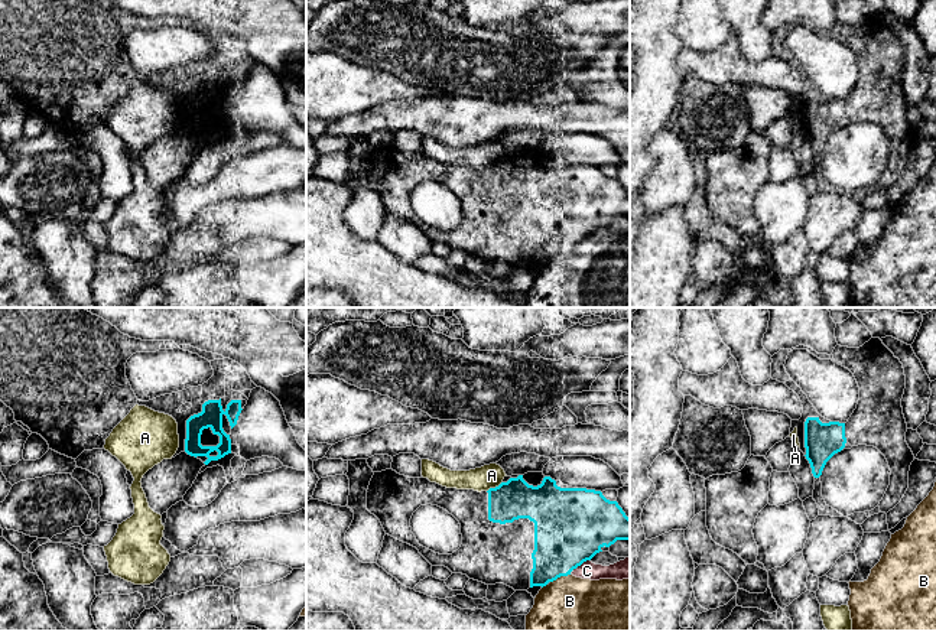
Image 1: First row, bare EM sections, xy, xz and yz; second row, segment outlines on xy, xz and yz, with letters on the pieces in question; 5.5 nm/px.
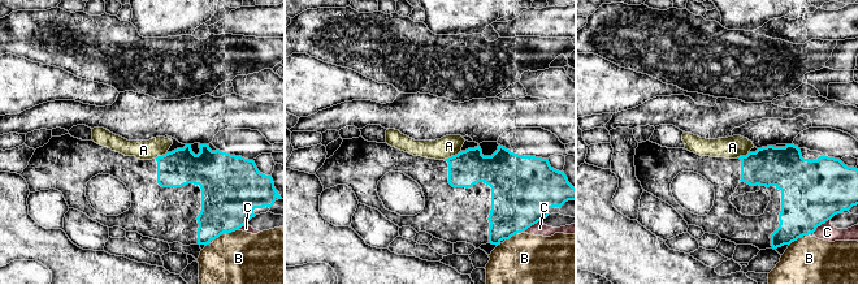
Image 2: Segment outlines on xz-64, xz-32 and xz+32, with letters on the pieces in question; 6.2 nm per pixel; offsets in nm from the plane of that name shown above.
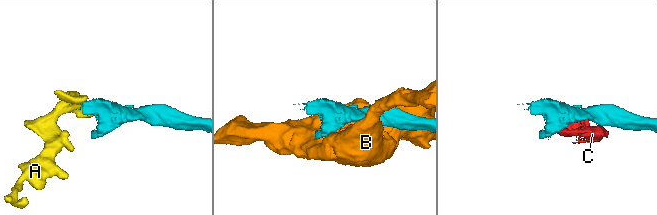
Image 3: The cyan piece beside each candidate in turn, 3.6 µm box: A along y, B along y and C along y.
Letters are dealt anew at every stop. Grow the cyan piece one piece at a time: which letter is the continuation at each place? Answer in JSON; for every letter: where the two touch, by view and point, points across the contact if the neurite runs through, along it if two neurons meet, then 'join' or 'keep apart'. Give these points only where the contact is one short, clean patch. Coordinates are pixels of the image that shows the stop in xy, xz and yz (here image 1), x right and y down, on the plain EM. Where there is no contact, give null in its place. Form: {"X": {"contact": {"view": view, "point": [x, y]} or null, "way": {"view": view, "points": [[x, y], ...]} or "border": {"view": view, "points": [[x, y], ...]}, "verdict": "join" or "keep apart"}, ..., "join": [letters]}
{"A": {"contact": {"view": "xz", "point": [496, 163]}, "border": {"view": "xz", "points": [[501, 158], [487, 168]]}, "verdict": "keep apart"}, "B": {"contact": {"view": "xz", "point": [559, 253]}, "verdict": "keep apart"}, "C": {"contact": {"view": "xz", "point": [581, 240]}, "verdict": "keep apart"}, "join": []}

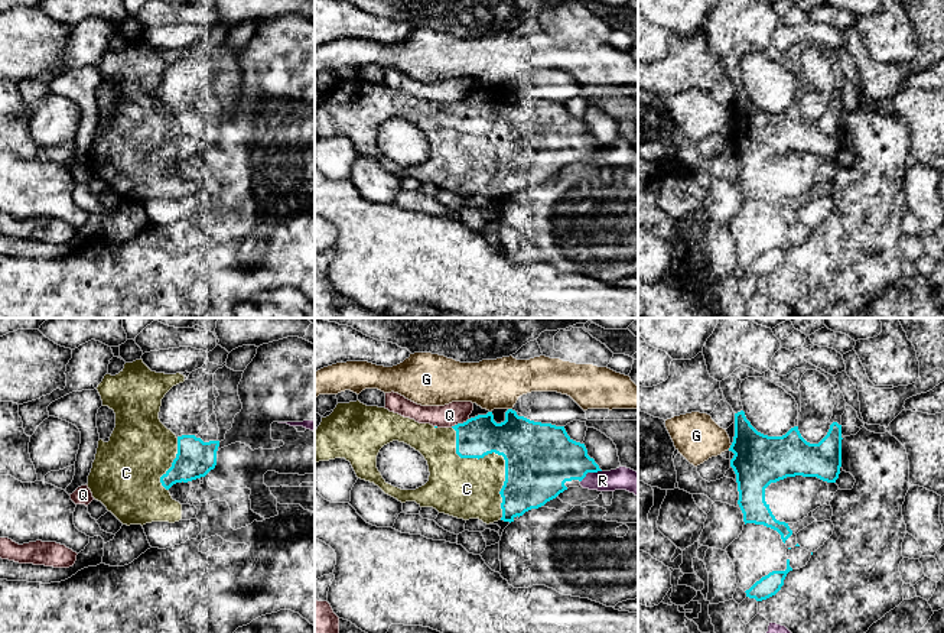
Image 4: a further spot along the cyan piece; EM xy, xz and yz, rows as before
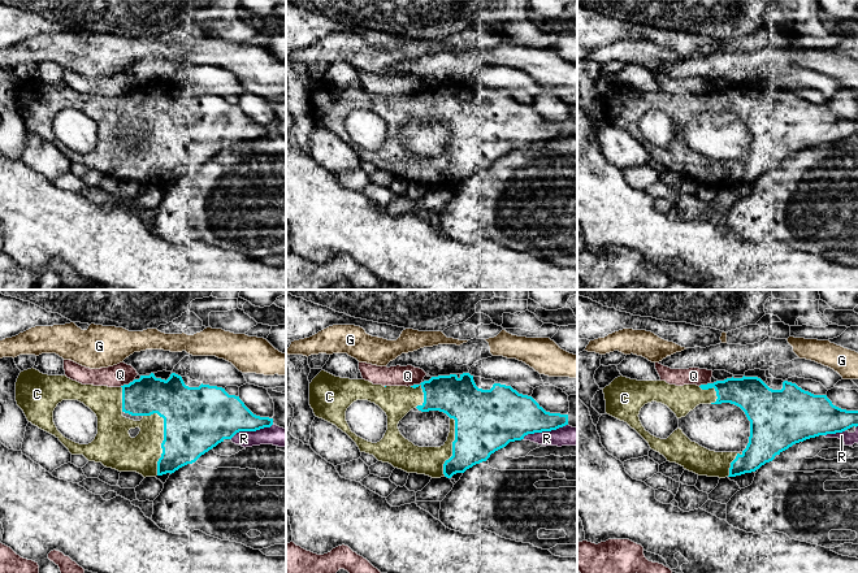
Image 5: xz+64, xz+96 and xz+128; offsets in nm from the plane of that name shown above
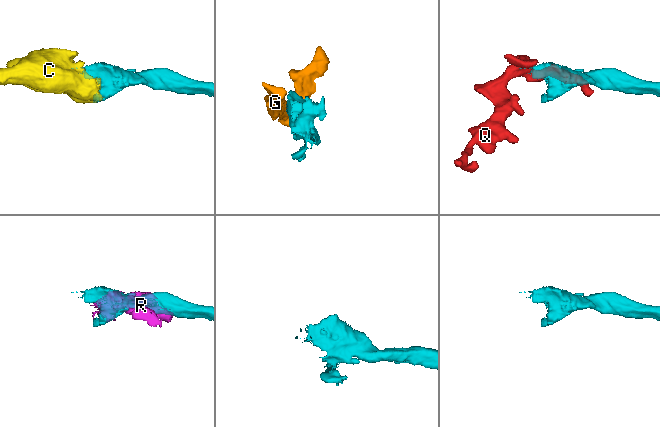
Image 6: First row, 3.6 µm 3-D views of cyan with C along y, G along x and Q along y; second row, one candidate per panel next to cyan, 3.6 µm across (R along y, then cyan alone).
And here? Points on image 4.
{"C": {"contact": {"view": "xz", "point": [498, 130]}, "verdict": "join"}, "G": {"contact": {"view": "yz", "point": [731, 123]}, "verdict": "keep apart"}, "Q": {"contact": {"view": "xz", "point": [459, 100]}, "border": {"view": "xz", "points": [[468, 94], [451, 103]]}, "verdict": "keep apart"}, "R": {"contact": {"view": "xz", "point": [589, 148]}, "verdict": "keep apart"}, "join": ["C"]}

